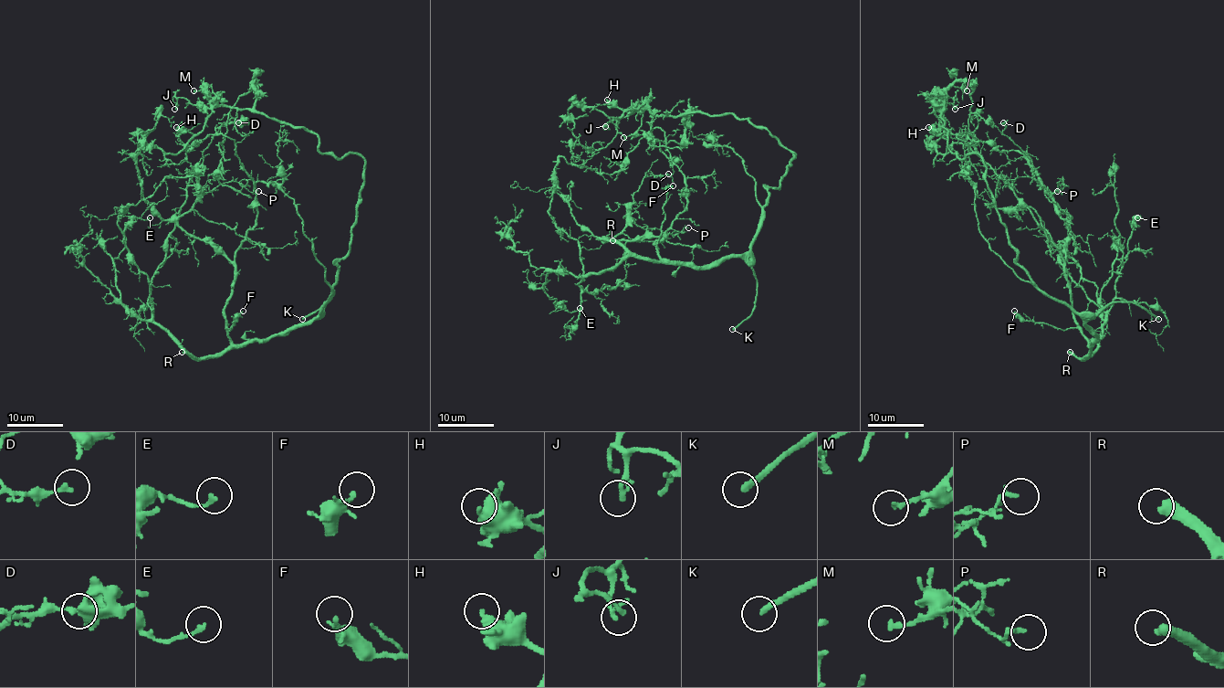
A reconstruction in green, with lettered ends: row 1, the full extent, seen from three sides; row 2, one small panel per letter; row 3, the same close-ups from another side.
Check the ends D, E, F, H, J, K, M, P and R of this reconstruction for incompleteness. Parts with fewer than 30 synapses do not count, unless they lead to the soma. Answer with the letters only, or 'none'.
K, R

